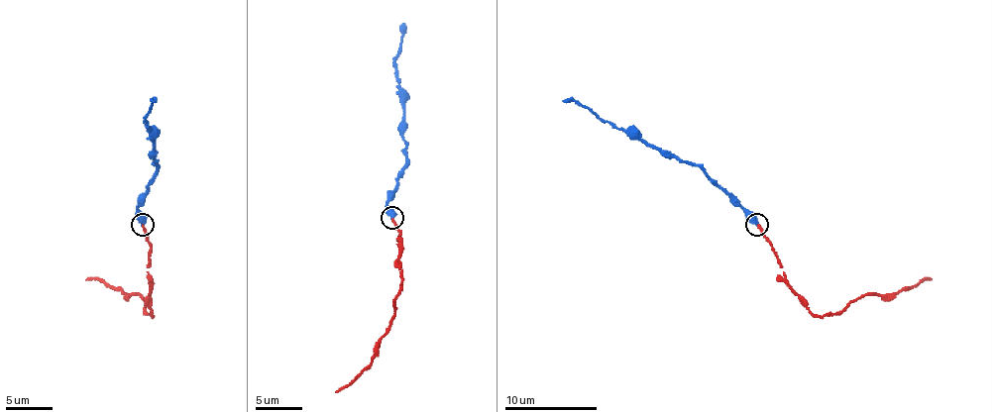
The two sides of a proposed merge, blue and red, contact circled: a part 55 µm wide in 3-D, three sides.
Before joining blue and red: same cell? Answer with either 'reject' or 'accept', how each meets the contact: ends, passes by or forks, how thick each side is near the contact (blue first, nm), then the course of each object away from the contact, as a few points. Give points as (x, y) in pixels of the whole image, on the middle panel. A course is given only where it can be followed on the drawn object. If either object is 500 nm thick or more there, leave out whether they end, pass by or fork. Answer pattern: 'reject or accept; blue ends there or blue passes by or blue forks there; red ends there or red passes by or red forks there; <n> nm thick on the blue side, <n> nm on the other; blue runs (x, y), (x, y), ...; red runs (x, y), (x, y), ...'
accept; 500 nm thick on the blue side, 190 nm on the other; blue runs (391, 218), (387, 197), (395, 188), (405, 157), (402, 91), (398, 81), (395, 56), (405, 24); red runs (391, 218), (400, 230), (400, 280), (388, 327), (378, 355), (347, 384), (336, 391)

